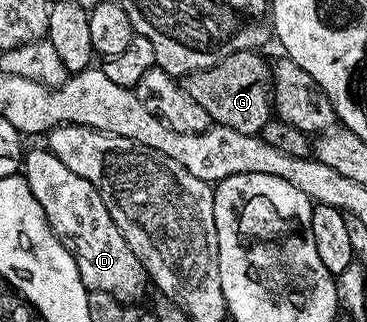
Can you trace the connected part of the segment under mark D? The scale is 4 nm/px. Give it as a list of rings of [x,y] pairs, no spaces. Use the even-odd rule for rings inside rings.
[[[47,149],[24,155],[22,174],[34,197],[38,197],[53,233],[72,252],[85,287],[89,291],[105,291],[125,301],[136,301],[144,286],[149,286],[148,274],[138,257],[134,257],[130,245],[126,245],[126,237],[122,237],[118,225],[114,225],[114,217],[110,217],[98,189],[94,189],[86,177],[78,177],[78,173],[66,169]]]

